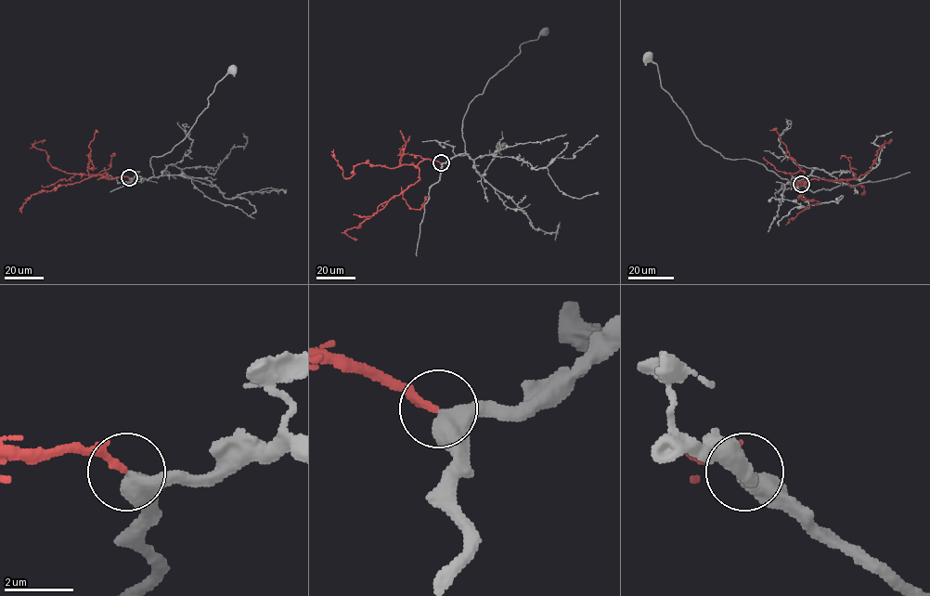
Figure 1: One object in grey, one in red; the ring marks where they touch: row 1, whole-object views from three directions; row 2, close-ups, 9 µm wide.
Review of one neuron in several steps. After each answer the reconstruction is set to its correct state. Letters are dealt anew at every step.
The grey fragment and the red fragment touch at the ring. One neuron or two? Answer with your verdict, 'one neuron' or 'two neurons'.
one neuron

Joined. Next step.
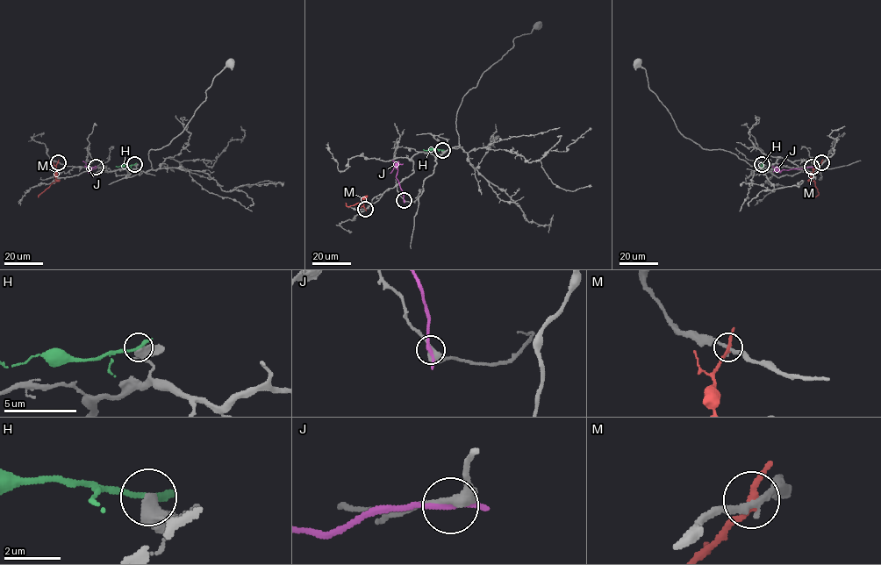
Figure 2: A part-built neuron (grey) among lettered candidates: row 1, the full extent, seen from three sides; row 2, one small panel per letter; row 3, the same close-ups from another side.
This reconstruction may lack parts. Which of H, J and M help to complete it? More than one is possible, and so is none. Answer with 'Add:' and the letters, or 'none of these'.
Add: none of these

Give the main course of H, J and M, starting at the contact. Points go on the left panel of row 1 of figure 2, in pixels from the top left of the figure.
H: (134, 164), (116, 166)
J: (96, 167), (89, 171), (82, 161)
M: (58, 162), (56, 181), (38, 197)

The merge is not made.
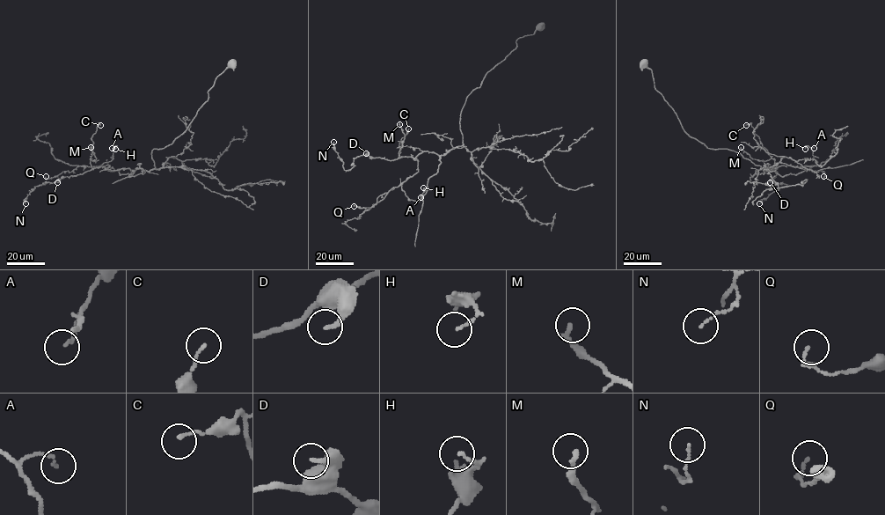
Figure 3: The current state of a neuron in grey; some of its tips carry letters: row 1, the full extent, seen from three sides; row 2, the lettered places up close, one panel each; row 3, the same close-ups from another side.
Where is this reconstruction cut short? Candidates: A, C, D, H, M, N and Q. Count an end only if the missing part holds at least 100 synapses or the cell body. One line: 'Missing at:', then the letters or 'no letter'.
Missing at: no letter

